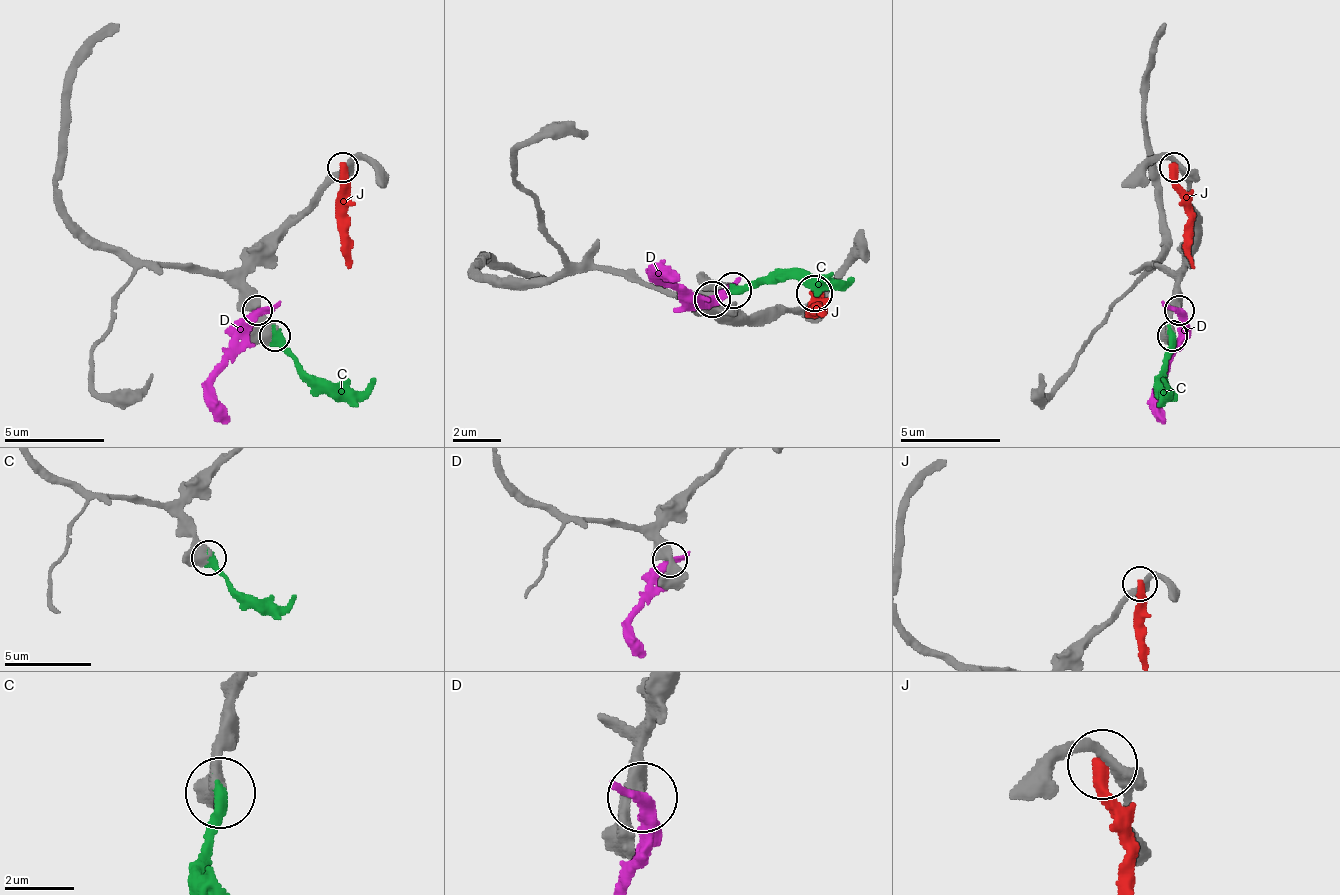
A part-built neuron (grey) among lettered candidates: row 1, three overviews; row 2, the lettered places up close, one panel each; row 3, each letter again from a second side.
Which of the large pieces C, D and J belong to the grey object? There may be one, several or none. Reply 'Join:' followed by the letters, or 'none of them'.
Join: C

